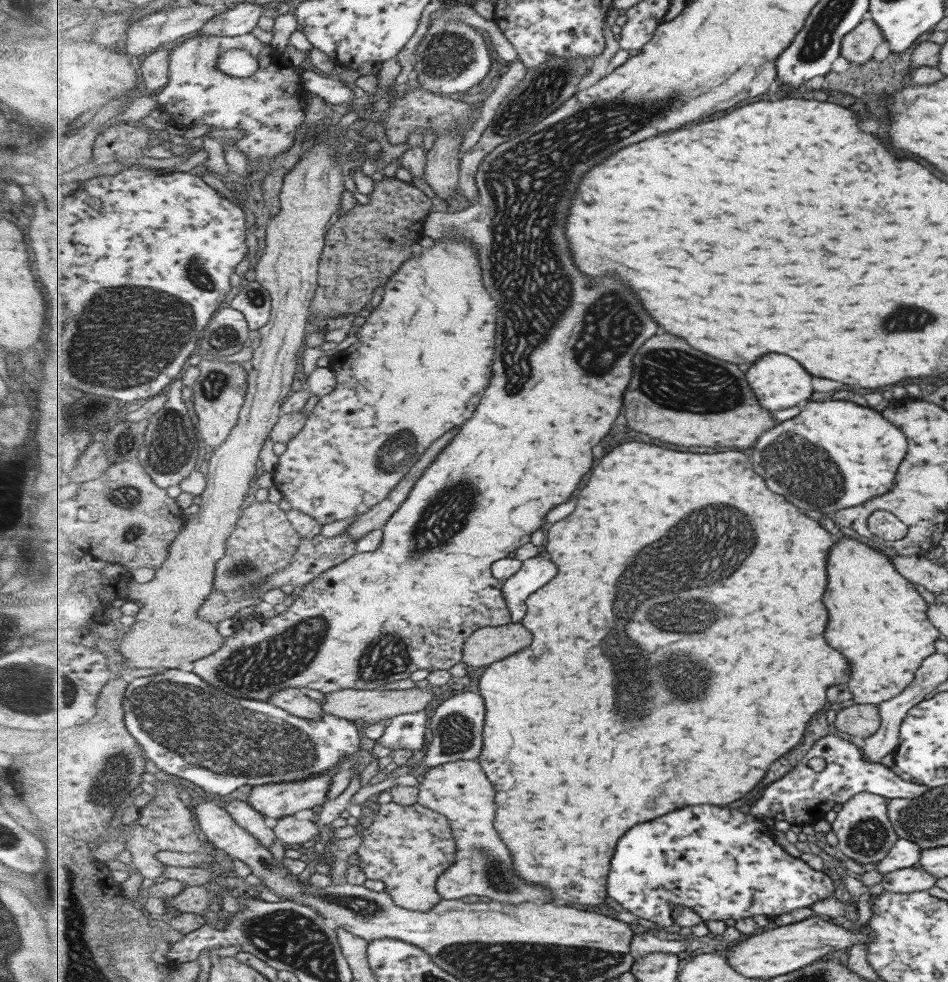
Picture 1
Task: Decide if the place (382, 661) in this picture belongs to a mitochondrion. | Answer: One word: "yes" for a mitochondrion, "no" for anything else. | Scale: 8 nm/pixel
yes

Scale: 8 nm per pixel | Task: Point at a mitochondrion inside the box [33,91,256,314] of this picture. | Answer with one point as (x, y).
(197, 273)

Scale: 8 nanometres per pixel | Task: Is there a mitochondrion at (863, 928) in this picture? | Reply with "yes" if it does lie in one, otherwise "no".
no

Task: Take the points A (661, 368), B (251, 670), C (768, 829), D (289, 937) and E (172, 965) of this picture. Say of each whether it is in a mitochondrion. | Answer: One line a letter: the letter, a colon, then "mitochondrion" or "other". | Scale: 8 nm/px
A: mitochondrion
B: mitochondrion
C: other
D: mitochondrion
E: other

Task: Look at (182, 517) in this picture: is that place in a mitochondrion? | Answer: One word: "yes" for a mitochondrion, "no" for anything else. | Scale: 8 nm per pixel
no

